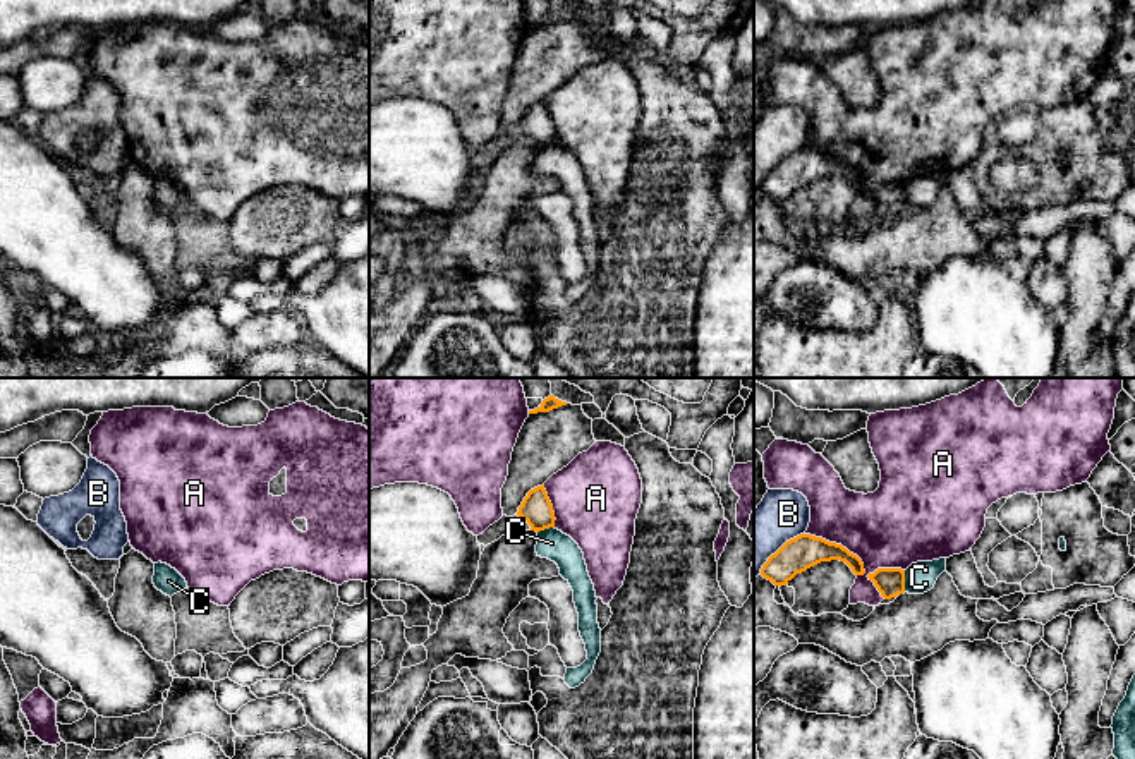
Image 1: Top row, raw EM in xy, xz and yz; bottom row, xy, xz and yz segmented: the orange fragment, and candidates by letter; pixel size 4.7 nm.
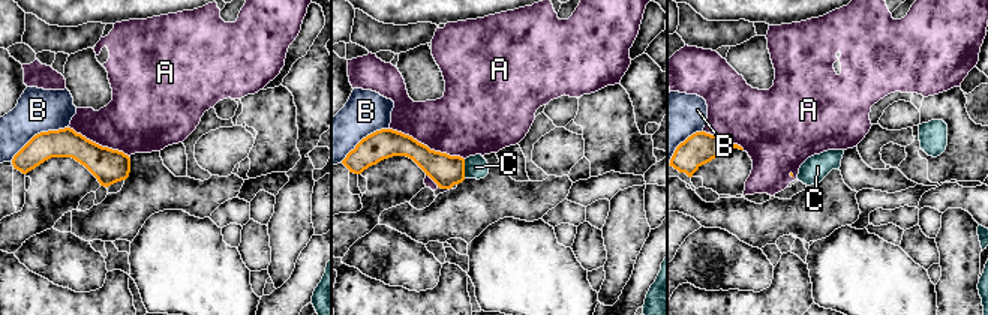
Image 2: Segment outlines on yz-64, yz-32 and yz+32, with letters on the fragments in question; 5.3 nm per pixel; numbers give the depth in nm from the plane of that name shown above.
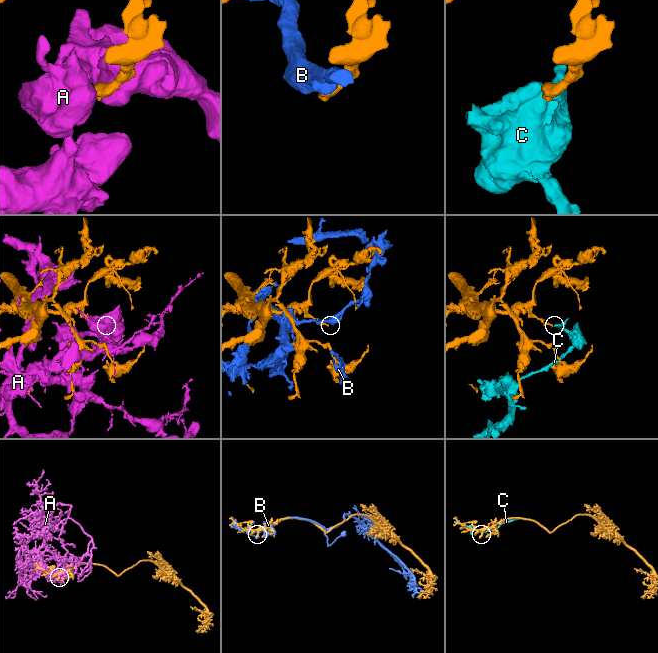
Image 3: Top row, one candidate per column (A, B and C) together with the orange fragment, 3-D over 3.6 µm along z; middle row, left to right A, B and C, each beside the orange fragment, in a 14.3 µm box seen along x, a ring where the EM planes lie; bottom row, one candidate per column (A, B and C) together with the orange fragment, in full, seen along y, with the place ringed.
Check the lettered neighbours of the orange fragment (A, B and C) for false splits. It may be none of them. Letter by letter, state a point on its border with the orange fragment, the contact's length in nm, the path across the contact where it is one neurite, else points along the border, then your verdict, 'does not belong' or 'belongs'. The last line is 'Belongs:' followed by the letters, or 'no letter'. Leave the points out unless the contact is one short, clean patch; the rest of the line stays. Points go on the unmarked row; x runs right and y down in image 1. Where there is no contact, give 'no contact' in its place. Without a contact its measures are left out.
A: meets orange in yz at (859, 174); contact 500 nm long; does not belong
B: meets orange in yz at (780, 163); contact 300 nm long; does not belong
C: meets orange in yz at (904, 196); contact 100 nm long; border along yz (904, 186), (905, 206); does not belong
Belongs: no letter

